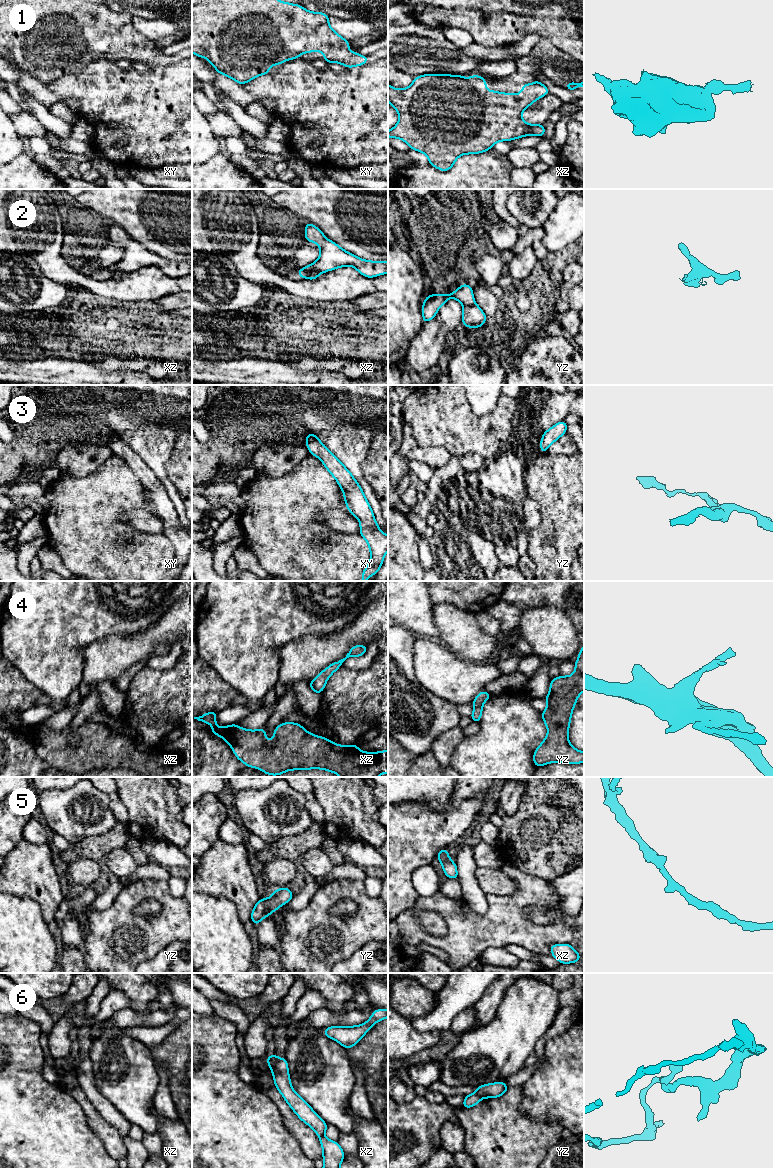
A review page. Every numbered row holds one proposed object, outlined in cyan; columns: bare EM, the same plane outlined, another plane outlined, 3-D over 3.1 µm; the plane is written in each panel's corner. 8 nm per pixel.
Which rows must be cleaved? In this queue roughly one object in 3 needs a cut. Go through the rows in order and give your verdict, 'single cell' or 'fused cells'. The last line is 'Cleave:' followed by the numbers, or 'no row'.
1: single cell
2: fused cells
3: single cell
4: single cell
5: single cell
6: fused cells
Cleave: 2, 6

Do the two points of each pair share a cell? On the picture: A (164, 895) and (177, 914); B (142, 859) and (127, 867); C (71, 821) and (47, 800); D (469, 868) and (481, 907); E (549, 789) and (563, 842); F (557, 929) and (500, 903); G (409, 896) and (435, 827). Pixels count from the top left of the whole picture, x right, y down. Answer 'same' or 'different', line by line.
A: same
B: different
C: same
D: same
E: same
F: same
G: same

